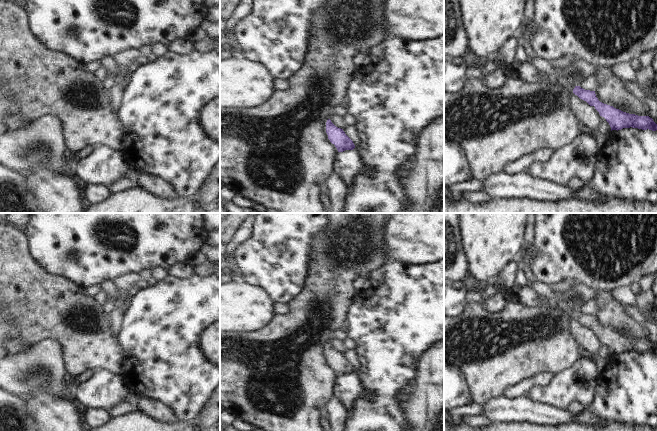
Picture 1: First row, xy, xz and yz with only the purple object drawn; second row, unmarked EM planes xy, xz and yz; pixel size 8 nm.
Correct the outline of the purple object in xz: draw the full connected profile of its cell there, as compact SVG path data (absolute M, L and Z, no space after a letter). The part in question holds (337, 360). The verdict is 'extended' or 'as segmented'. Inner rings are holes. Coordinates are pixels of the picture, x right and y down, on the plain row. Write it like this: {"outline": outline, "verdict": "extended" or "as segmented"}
{"outline": "M330 343L326 346L326 357L328 363L335 369L338 376L353 374L355 372L353 365L345 358L343 353L336 351Z", "verdict": "as segmented"}

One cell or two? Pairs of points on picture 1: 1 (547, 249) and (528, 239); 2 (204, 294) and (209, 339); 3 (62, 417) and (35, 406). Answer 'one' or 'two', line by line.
1: two
2: two
3: one

